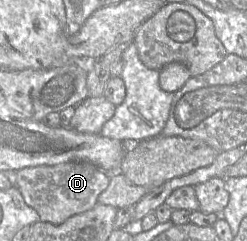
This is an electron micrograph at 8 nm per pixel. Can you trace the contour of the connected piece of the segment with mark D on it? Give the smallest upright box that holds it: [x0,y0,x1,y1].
[16,162,110,225]

